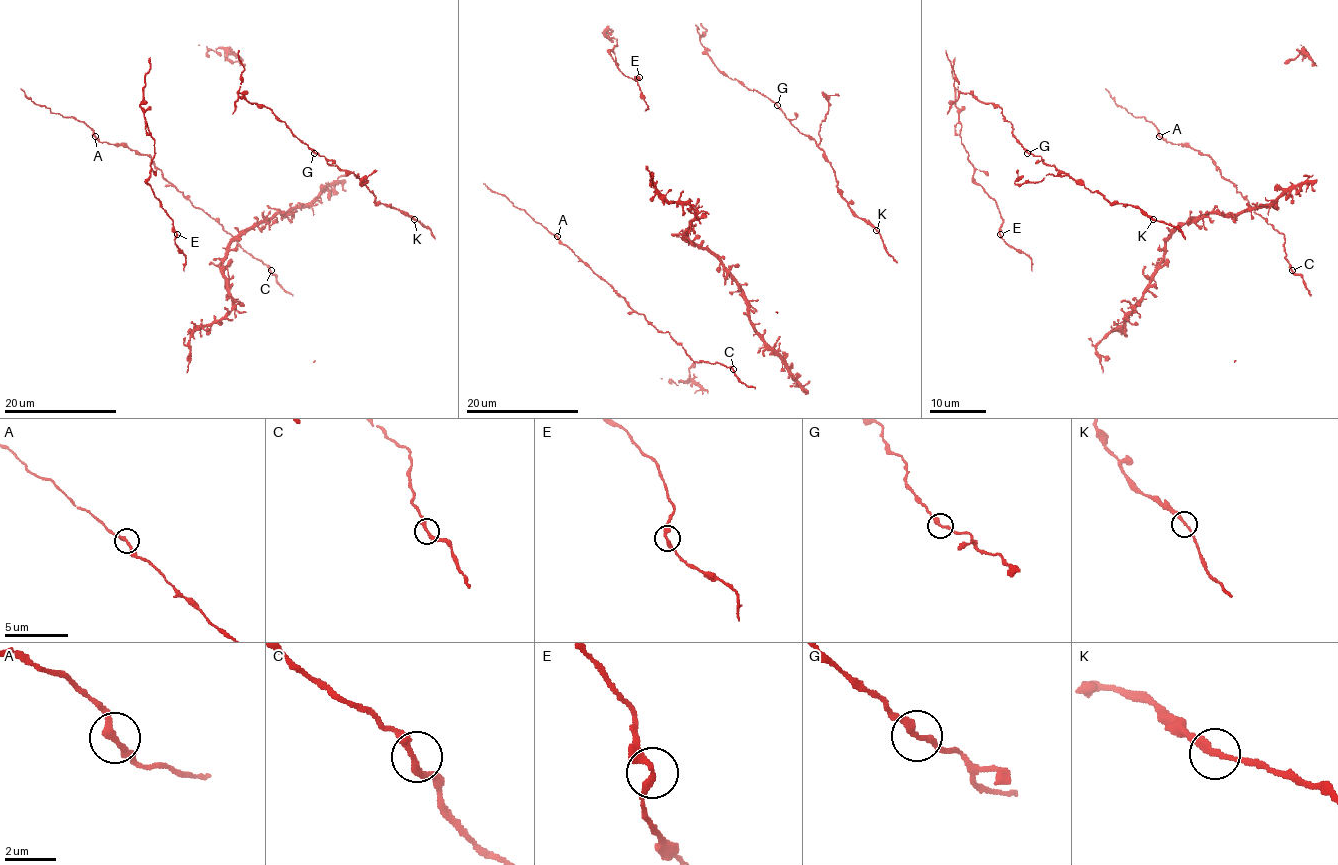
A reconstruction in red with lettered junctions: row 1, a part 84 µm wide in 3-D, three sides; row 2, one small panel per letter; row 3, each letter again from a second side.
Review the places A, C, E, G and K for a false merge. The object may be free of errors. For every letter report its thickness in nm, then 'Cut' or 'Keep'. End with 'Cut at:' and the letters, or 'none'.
A: Thickness 240 nm. Keep
C: Thickness 280 nm. Keep
E: Thickness 260 nm. Keep
G: Thickness 240 nm. Keep
K: Thickness 260 nm. Keep
Cut at: none

